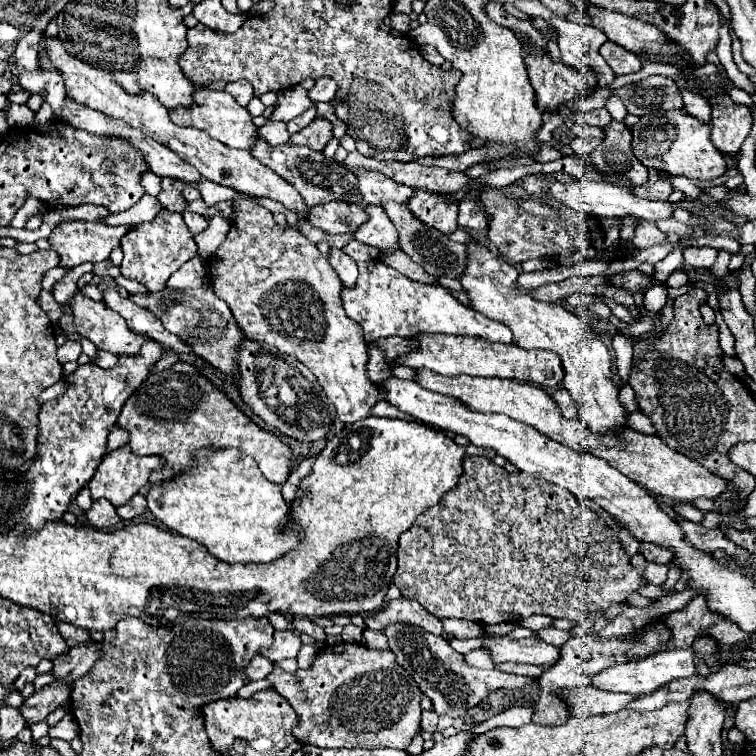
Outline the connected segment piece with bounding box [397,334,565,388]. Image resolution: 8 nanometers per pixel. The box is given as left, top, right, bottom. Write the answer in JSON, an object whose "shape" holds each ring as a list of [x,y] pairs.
{"shape":[[[421,334],[417,336],[421,350],[409,352],[397,362],[411,368],[429,368],[437,374],[445,376],[497,376],[497,378],[511,378],[521,382],[531,382],[541,388],[555,388],[561,384],[565,370],[561,368],[561,358],[547,350],[523,350],[517,344],[497,344],[479,340],[473,336],[455,336],[455,334]]]}

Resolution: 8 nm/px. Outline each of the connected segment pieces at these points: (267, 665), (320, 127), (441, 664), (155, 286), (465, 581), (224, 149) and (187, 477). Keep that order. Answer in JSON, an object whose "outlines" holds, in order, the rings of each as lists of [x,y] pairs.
{"outlines":[[[[255,656],[255,658],[249,662],[249,668],[245,668],[245,676],[247,676],[245,682],[261,680],[261,678],[265,678],[271,670],[273,670],[273,662],[271,662],[271,660],[267,660],[267,658],[263,658],[263,656]]],[[[315,118],[307,128],[303,128],[301,132],[293,134],[289,138],[289,144],[293,146],[309,146],[317,152],[323,152],[325,144],[333,138],[333,132],[331,132],[331,124],[323,118]]],[[[387,624],[381,632],[387,636],[389,650],[397,656],[397,664],[401,664],[419,684],[421,692],[433,700],[433,708],[437,714],[449,714],[451,718],[461,718],[469,708],[477,706],[491,690],[525,688],[529,682],[533,682],[533,678],[527,676],[505,674],[499,670],[471,668],[469,664],[465,664],[463,656],[449,646],[445,638],[433,636],[413,624]]],[[[165,208],[161,211],[163,214],[133,227],[121,238],[121,248],[125,254],[121,262],[121,274],[145,284],[149,292],[163,290],[169,276],[179,270],[187,260],[197,256],[197,244],[193,242],[193,234],[189,232],[182,213],[170,212]]],[[[465,456],[461,464],[463,464],[463,474],[459,476],[457,486],[445,492],[445,496],[439,500],[437,506],[421,514],[415,520],[415,524],[399,536],[399,550],[397,550],[399,566],[393,576],[393,584],[401,590],[405,598],[417,600],[427,612],[431,612],[437,618],[463,618],[477,624],[519,622],[533,614],[543,614],[549,618],[567,618],[571,622],[583,622],[589,614],[597,610],[607,610],[611,606],[621,604],[629,594],[637,592],[639,586],[645,584],[641,576],[637,576],[637,572],[629,564],[629,558],[625,558],[625,552],[621,550],[617,534],[603,520],[599,520],[589,508],[585,508],[569,490],[551,482],[545,482],[545,480],[535,480],[533,476],[525,472],[509,474],[505,468],[495,466],[489,458],[481,458],[481,456]]],[[[45,38],[45,46],[47,46],[47,56],[51,58],[53,66],[65,78],[67,94],[73,100],[77,100],[79,104],[83,104],[87,108],[93,108],[93,110],[99,110],[109,118],[119,118],[119,120],[139,128],[143,134],[151,136],[159,144],[173,150],[185,162],[193,164],[201,172],[203,178],[207,178],[207,180],[211,180],[215,184],[221,184],[221,186],[229,186],[235,192],[253,194],[253,196],[267,196],[271,200],[281,202],[287,210],[291,210],[295,214],[305,212],[305,218],[309,220],[309,208],[301,200],[299,192],[289,182],[285,182],[281,176],[277,176],[271,168],[263,166],[257,158],[253,158],[249,150],[233,150],[233,148],[213,140],[209,134],[205,134],[205,132],[201,132],[197,128],[181,128],[181,126],[173,124],[167,110],[165,110],[165,106],[157,104],[159,100],[153,94],[149,94],[149,92],[143,92],[139,96],[127,94],[119,84],[115,84],[113,76],[109,76],[107,72],[97,70],[97,68],[85,64],[83,60],[77,60],[73,56],[69,56],[65,52],[65,46],[61,44],[61,40]]],[[[199,448],[189,468],[161,486],[149,486],[145,498],[149,510],[157,520],[161,520],[163,526],[203,544],[211,556],[227,564],[273,562],[295,548],[299,540],[299,536],[293,536],[293,532],[283,532],[283,528],[289,524],[289,504],[281,496],[281,486],[269,482],[259,472],[257,462],[251,460],[251,456],[241,454],[237,448]]]]}

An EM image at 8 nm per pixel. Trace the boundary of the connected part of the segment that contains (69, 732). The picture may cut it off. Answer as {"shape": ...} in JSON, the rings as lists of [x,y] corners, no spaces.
{"shape":[[[67,714],[61,722],[57,722],[49,730],[49,738],[61,738],[61,740],[67,740],[67,742],[77,738],[77,734],[79,734],[79,728],[77,728],[77,722],[73,720],[73,714]]]}

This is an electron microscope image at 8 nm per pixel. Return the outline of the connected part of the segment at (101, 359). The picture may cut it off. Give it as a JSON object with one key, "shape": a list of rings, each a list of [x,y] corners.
{"shape":[[[102,350],[98,351],[97,358],[94,361],[94,364],[104,369],[112,368],[113,366],[115,366],[116,363],[117,363],[116,355]]]}

